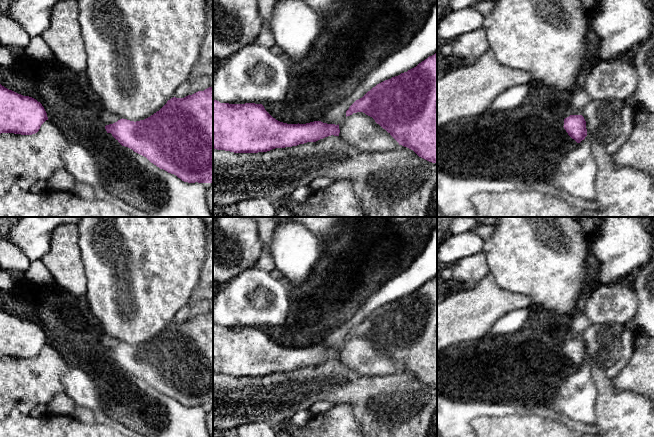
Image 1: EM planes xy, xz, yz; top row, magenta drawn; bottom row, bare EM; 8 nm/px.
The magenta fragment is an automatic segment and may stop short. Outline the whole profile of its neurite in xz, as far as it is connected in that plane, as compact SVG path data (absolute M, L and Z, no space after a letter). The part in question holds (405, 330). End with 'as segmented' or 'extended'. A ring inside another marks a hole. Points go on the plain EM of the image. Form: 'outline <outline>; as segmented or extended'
outline M437 277L407 296L377 308L349 331L346 341L357 336L372 341L399 369L437 387Z; as segmented

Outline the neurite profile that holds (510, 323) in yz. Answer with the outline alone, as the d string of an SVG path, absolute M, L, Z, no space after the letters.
M522 308L511 311L498 318L486 336L511 335L523 328L529 319L531 310Z

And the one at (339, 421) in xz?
M337 404L326 412L314 415L307 428L301 429L287 421L275 425L278 431L288 431L294 437L363 437L360 424L355 419L352 408L348 404Z

